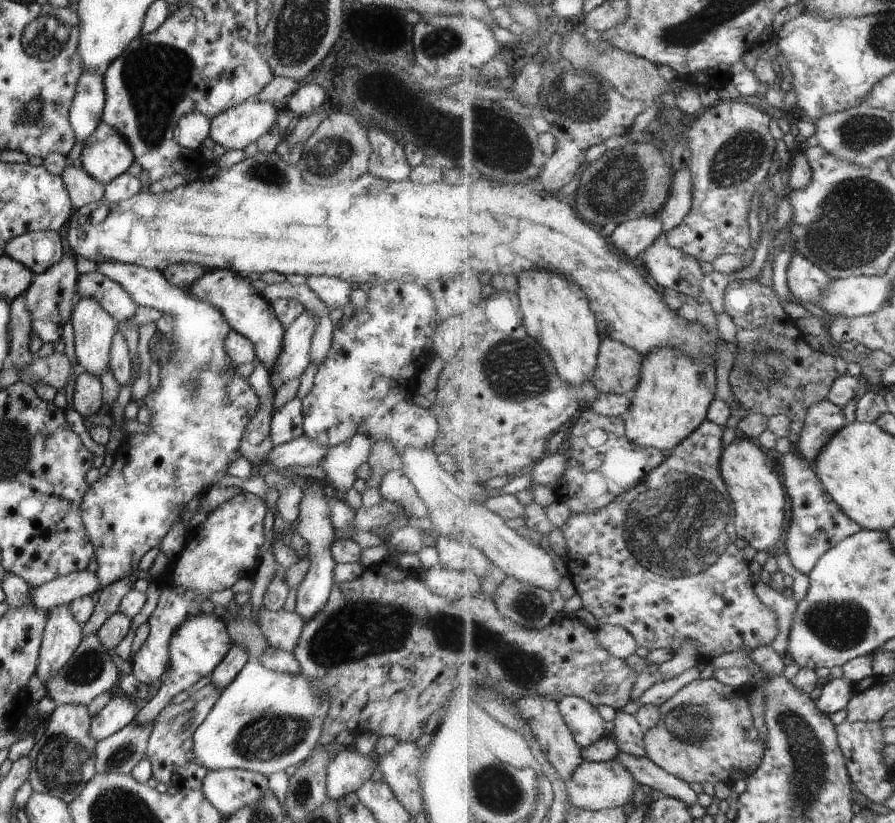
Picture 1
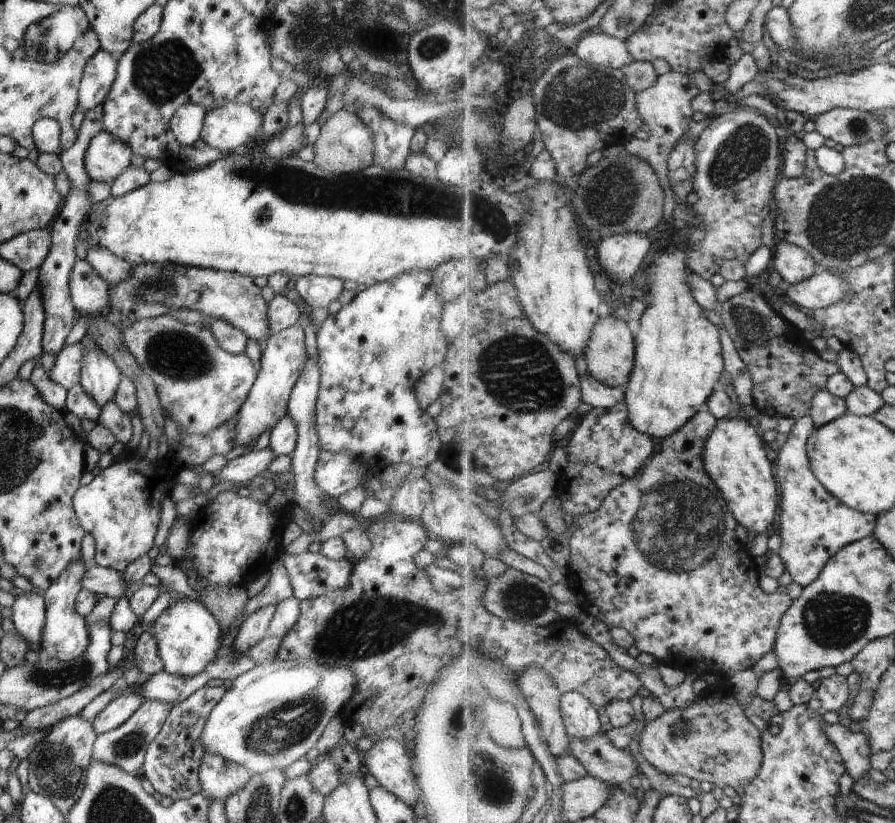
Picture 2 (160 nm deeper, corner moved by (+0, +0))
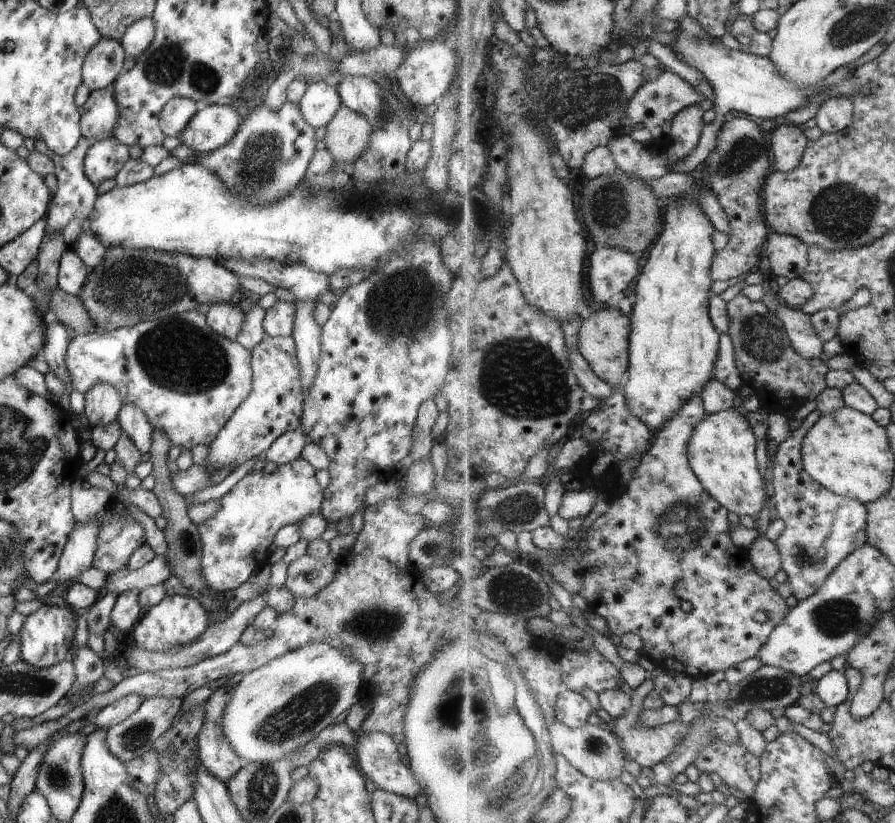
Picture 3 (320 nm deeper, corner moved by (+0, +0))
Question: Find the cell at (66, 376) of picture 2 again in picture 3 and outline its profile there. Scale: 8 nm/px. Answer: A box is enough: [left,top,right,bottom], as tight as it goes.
[64,309,252,449]

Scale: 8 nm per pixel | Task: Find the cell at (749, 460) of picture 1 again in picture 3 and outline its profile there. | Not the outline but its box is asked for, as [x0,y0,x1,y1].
[688,407,767,517]

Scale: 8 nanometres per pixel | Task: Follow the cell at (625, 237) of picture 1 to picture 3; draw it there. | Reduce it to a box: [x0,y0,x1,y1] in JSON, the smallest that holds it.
[589,248,639,307]

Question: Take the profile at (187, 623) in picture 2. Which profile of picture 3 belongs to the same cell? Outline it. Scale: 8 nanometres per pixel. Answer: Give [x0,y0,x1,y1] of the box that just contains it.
[133,595,209,651]

